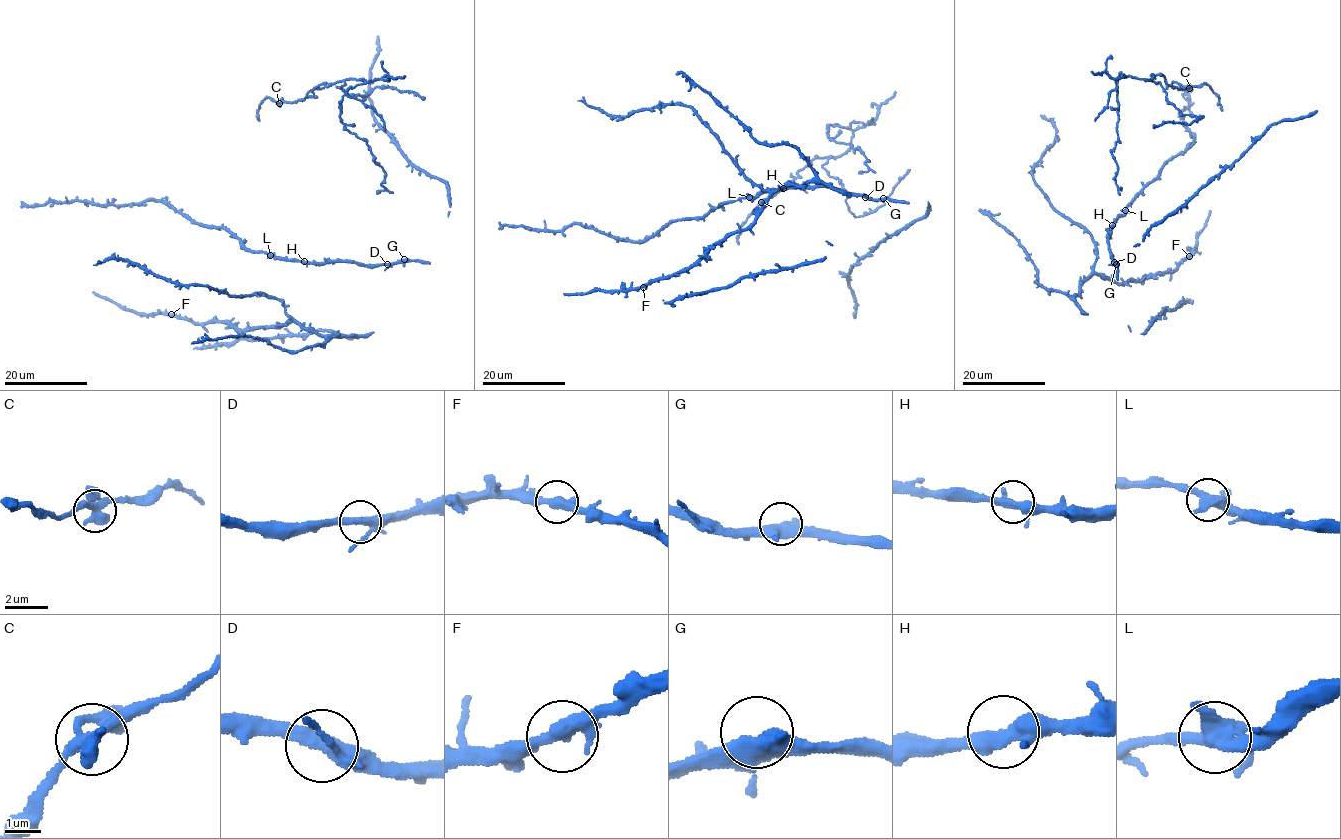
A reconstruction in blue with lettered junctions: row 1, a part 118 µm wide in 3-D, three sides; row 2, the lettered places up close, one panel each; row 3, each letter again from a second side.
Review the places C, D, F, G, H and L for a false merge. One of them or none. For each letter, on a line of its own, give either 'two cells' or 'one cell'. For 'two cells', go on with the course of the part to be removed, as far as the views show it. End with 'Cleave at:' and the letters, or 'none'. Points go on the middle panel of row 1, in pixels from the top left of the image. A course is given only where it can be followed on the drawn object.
C: two cells; course (761, 202), (740, 228), (739, 243)
D: one cell
F: one cell
G: one cell
H: one cell
L: one cell
Cleave at: C

